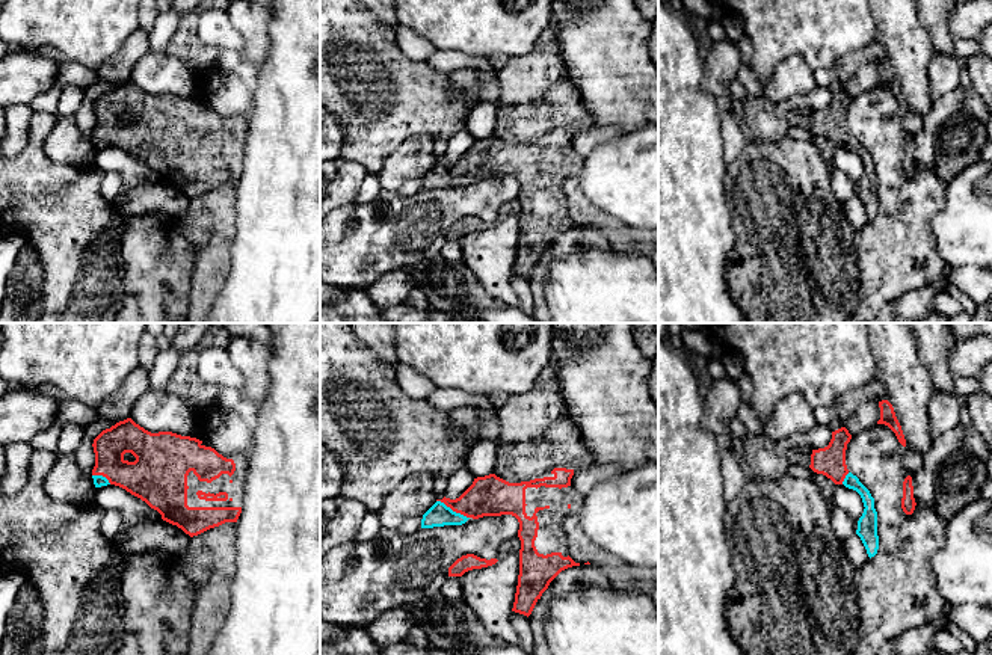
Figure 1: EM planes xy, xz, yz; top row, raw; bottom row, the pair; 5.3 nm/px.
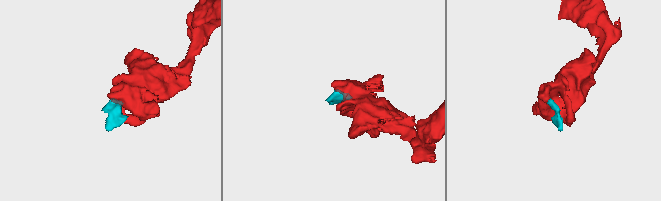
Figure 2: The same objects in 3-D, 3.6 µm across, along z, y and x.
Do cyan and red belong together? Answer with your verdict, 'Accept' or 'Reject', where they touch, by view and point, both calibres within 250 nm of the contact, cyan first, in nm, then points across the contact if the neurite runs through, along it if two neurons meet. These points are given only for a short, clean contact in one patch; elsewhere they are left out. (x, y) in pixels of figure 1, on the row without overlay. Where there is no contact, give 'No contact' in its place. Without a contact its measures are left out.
Accept. Touches cyan at xz (452, 172). Thickness 120 nm (cyan) against 220 nm. Path across: xz (438, 177), (452, 172), (459, 172), (489, 157)

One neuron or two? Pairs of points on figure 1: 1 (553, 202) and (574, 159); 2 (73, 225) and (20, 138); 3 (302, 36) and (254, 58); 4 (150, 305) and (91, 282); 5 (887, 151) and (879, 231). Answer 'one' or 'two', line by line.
1: one
2: two
3: two
4: two
5: one

